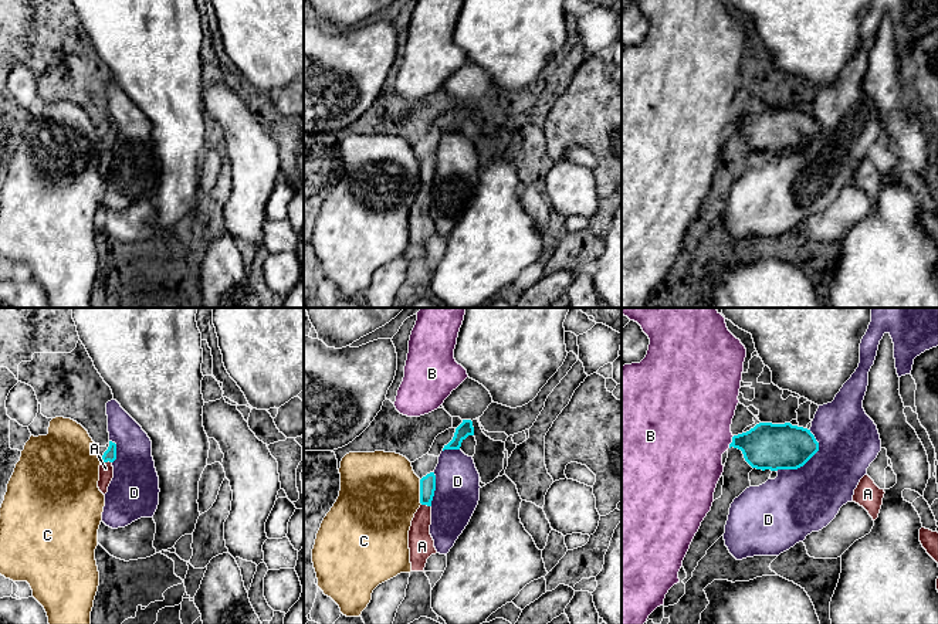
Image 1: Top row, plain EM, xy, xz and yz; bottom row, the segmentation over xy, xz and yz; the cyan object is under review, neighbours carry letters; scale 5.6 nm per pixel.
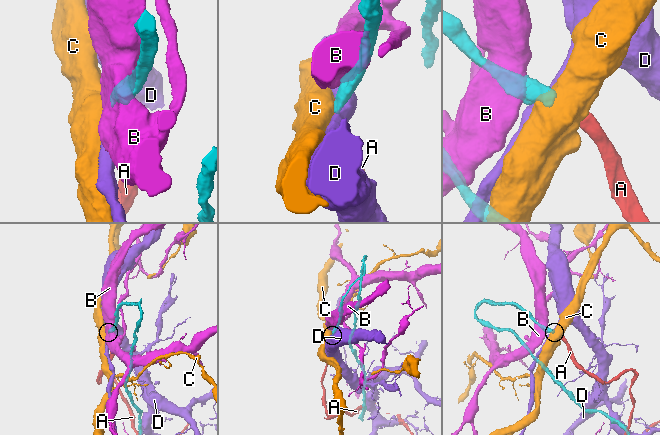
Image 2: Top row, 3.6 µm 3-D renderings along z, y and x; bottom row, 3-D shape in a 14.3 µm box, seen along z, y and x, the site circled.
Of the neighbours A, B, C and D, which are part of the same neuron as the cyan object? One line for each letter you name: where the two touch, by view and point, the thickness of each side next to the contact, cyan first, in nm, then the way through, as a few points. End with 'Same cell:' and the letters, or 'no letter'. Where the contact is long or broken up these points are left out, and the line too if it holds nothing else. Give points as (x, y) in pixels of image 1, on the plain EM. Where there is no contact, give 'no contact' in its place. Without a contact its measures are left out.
A: meets cyan in xy at (107, 143); 70 nm thick on the cyan side, 80 nm on the other
Same cell: A

